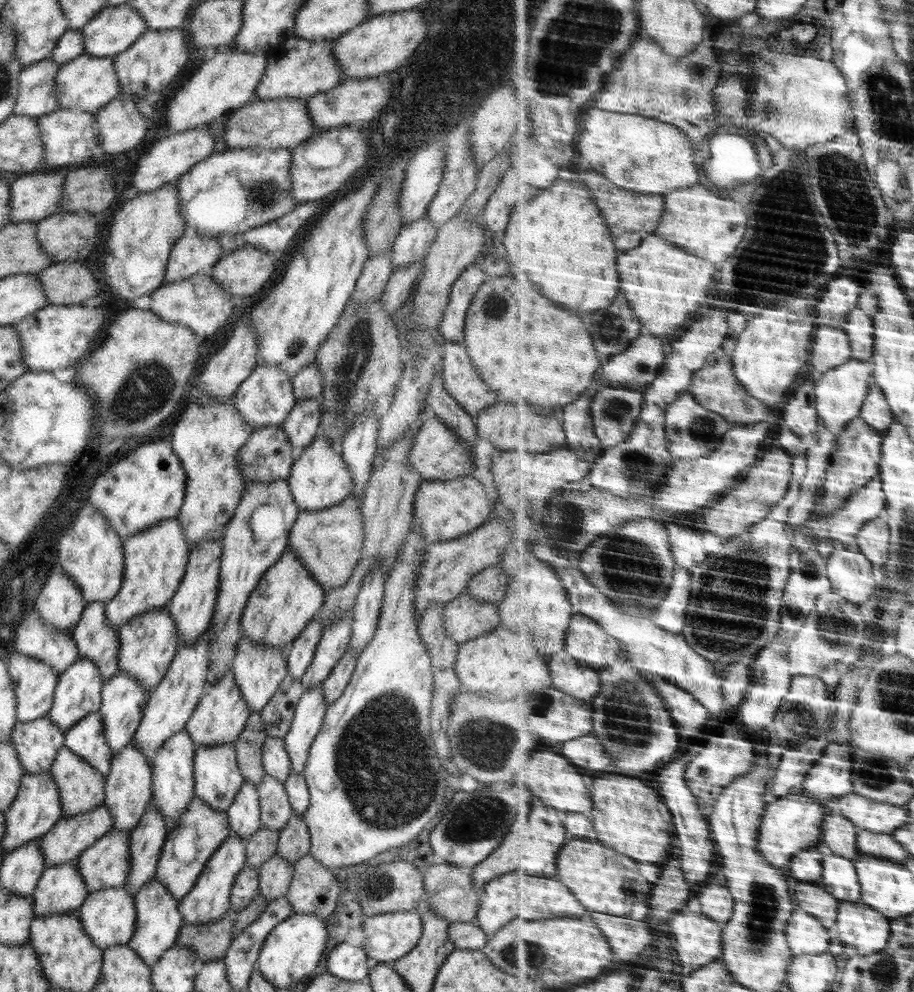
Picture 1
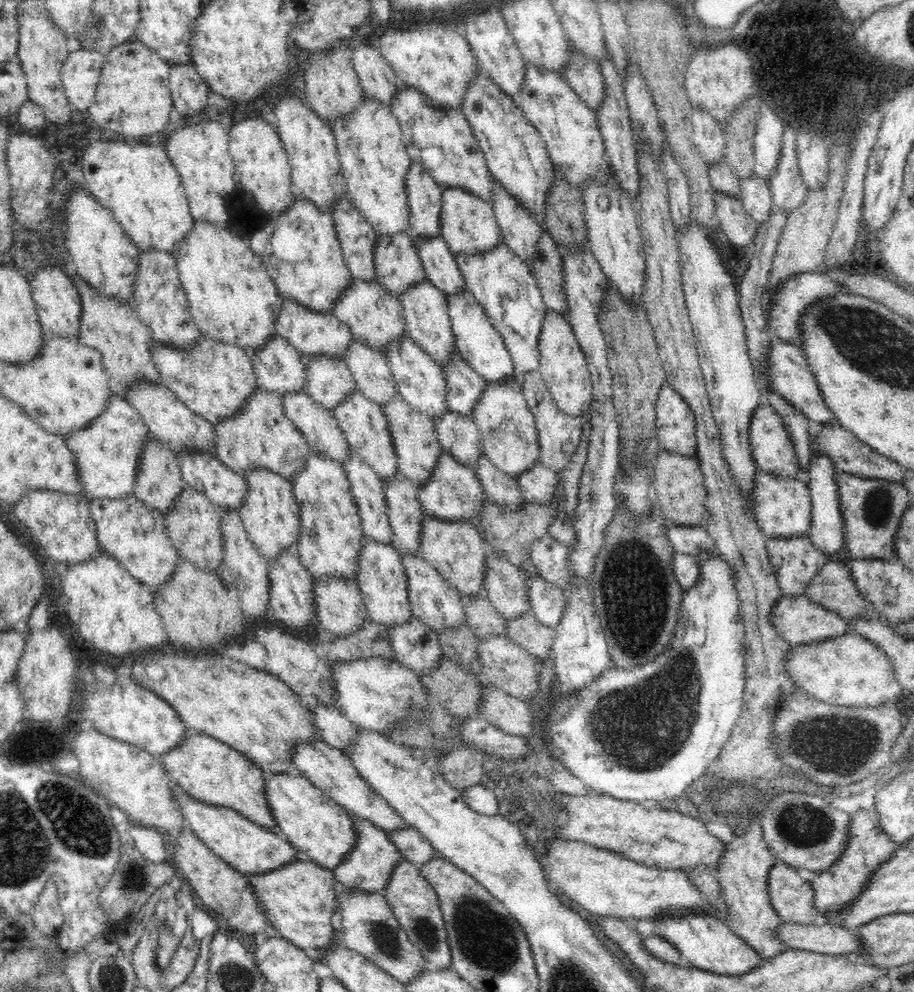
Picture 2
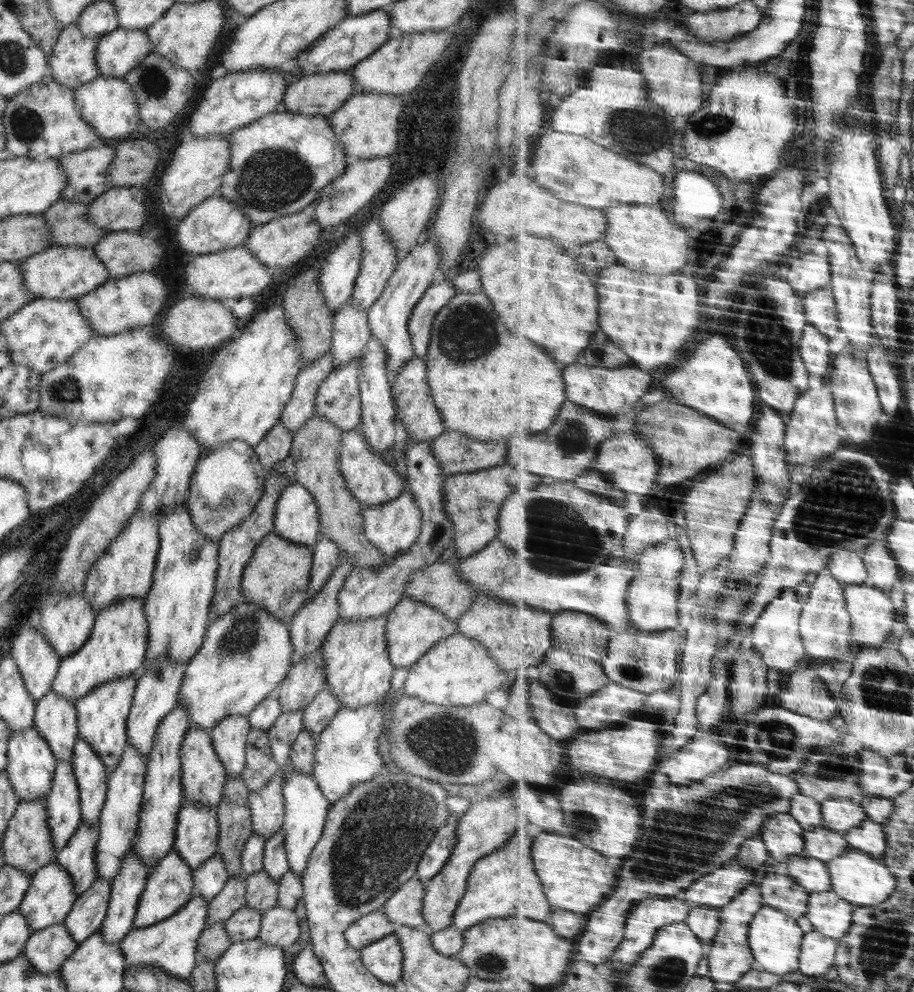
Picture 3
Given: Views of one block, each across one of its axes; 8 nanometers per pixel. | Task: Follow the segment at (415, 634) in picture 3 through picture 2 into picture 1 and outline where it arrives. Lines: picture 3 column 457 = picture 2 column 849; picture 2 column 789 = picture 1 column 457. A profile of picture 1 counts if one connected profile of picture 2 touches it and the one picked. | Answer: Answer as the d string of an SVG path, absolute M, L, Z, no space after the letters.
M468 592L446 603L442 610L444 629L450 639L460 644L500 626L498 607L473 597Z

